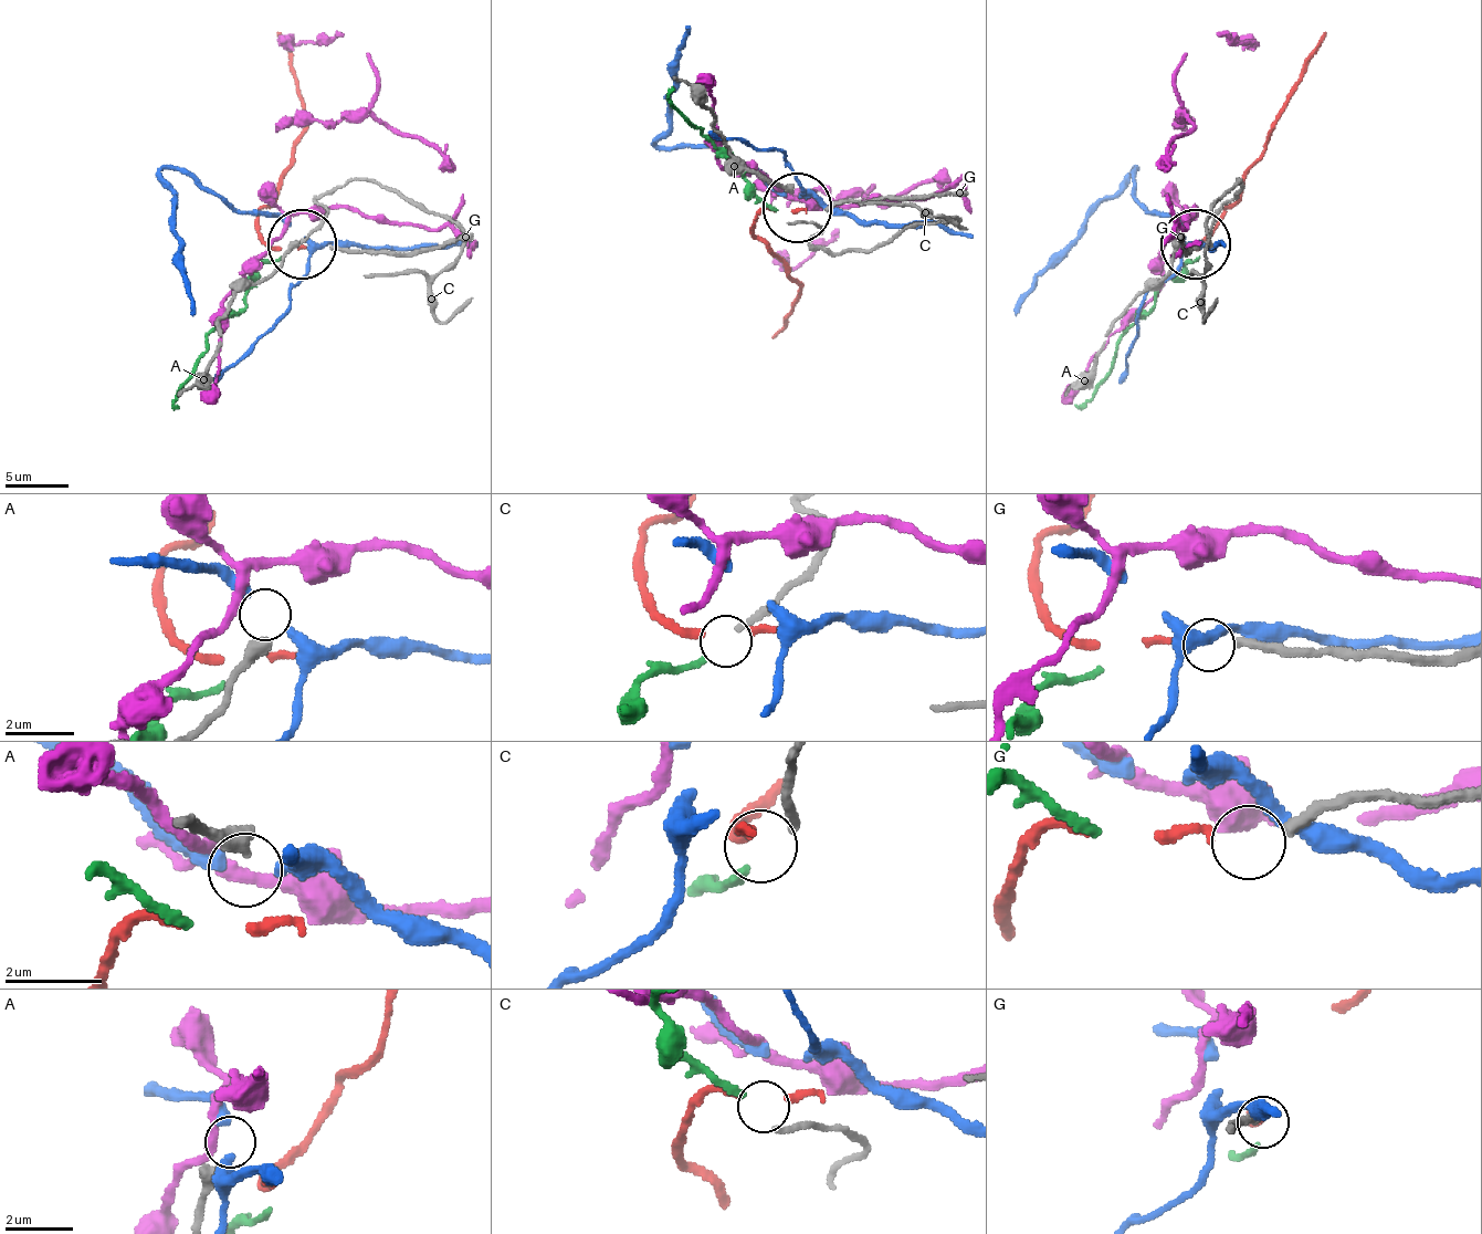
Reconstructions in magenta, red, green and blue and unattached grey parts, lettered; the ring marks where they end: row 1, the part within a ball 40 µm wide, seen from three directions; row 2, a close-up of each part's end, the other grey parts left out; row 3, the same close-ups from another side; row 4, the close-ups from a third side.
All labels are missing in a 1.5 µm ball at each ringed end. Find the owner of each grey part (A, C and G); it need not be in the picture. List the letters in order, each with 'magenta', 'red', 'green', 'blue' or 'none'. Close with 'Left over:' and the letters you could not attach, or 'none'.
A: none
C: green
G: red
Left over: A

